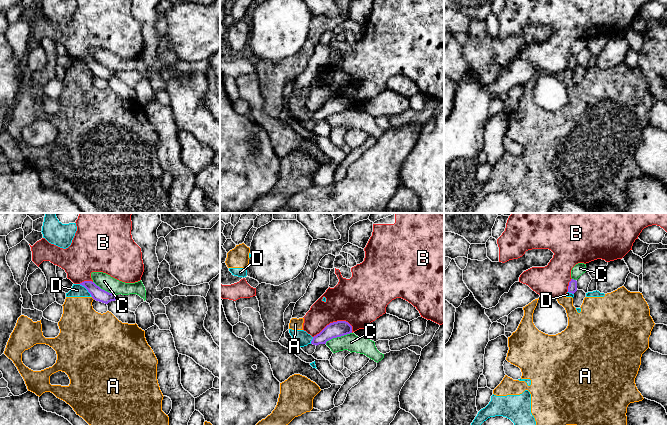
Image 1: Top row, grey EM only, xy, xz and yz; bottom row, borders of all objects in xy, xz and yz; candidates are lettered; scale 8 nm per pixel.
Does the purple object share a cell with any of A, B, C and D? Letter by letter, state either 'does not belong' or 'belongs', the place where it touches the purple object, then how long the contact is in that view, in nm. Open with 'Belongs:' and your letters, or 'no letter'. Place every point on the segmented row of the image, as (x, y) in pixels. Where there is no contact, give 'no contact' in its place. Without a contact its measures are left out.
Belongs: no letter
A: does not belong; contact xy (93, 298); length 40 nm
B: does not belong; contact xz (333, 322); length 340 nm
C: does not belong; contact xz (338, 336); length 240 nm
D: does not belong; contact xy (86, 288); length 150 nm

